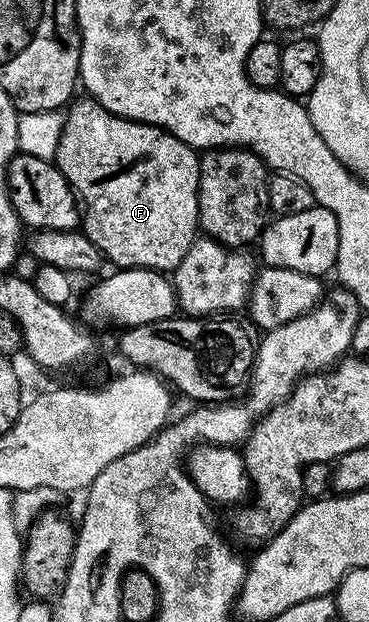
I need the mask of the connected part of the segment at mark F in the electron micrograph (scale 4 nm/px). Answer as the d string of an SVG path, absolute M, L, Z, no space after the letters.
M85 98L69 105L62 121L62 133L58 149L54 155L54 160L58 169L66 175L66 181L75 193L80 197L84 205L84 234L102 251L103 257L107 261L114 263L115 269L119 268L153 268L155 270L173 270L180 266L184 254L194 244L199 235L198 227L198 183L200 182L200 159L199 153L193 148L189 148L184 142L180 142L172 133L165 130L155 130L149 124L140 124L136 120L125 120L123 116L112 114L104 106L100 106L93 98Z

